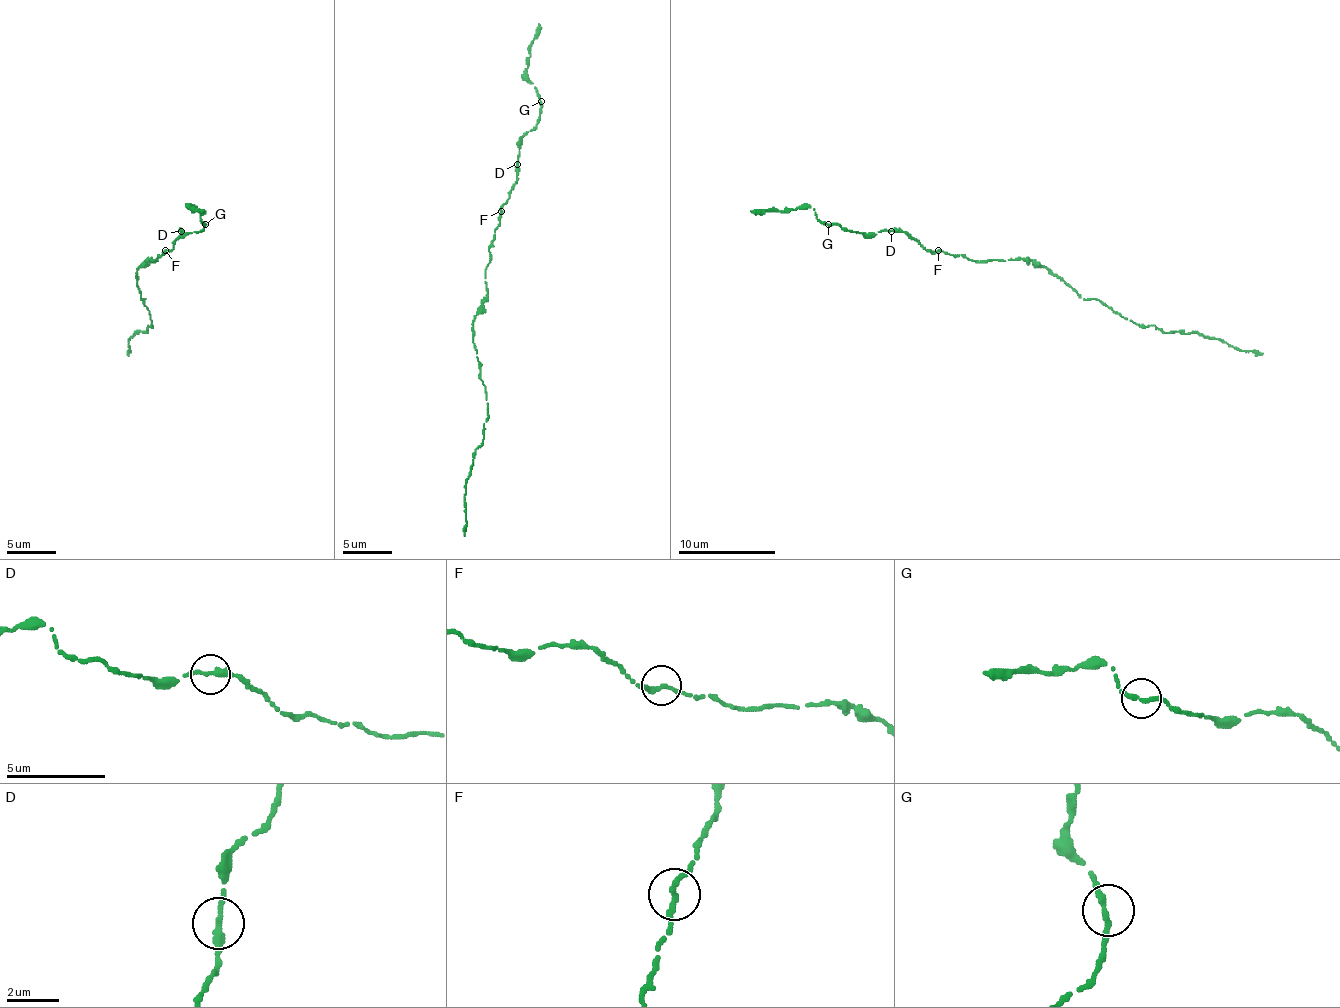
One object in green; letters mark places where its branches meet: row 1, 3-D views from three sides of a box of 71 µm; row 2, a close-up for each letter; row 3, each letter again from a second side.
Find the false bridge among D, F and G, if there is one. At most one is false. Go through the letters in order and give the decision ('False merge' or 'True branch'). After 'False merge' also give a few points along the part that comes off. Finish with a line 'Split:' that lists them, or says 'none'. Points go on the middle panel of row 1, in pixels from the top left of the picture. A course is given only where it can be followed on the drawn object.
D: True branch
F: False merge. Course of the part to remove: (500, 210), (488, 249), (488, 298), (473, 322), (488, 407), (483, 444), (466, 480), (464, 536)
G: True branch
Split: F

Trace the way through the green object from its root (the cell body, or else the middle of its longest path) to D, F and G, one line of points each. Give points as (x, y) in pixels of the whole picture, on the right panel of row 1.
D: (1005, 260), (969, 260), (942, 250), (925, 250), (903, 231), (891, 231)
F: (1005, 260), (969, 260), (962, 255), (937, 250)
G: (1005, 260), (969, 260), (942, 250), (925, 250), (903, 231), (859, 233), (847, 231), (837, 224), (828, 224)

